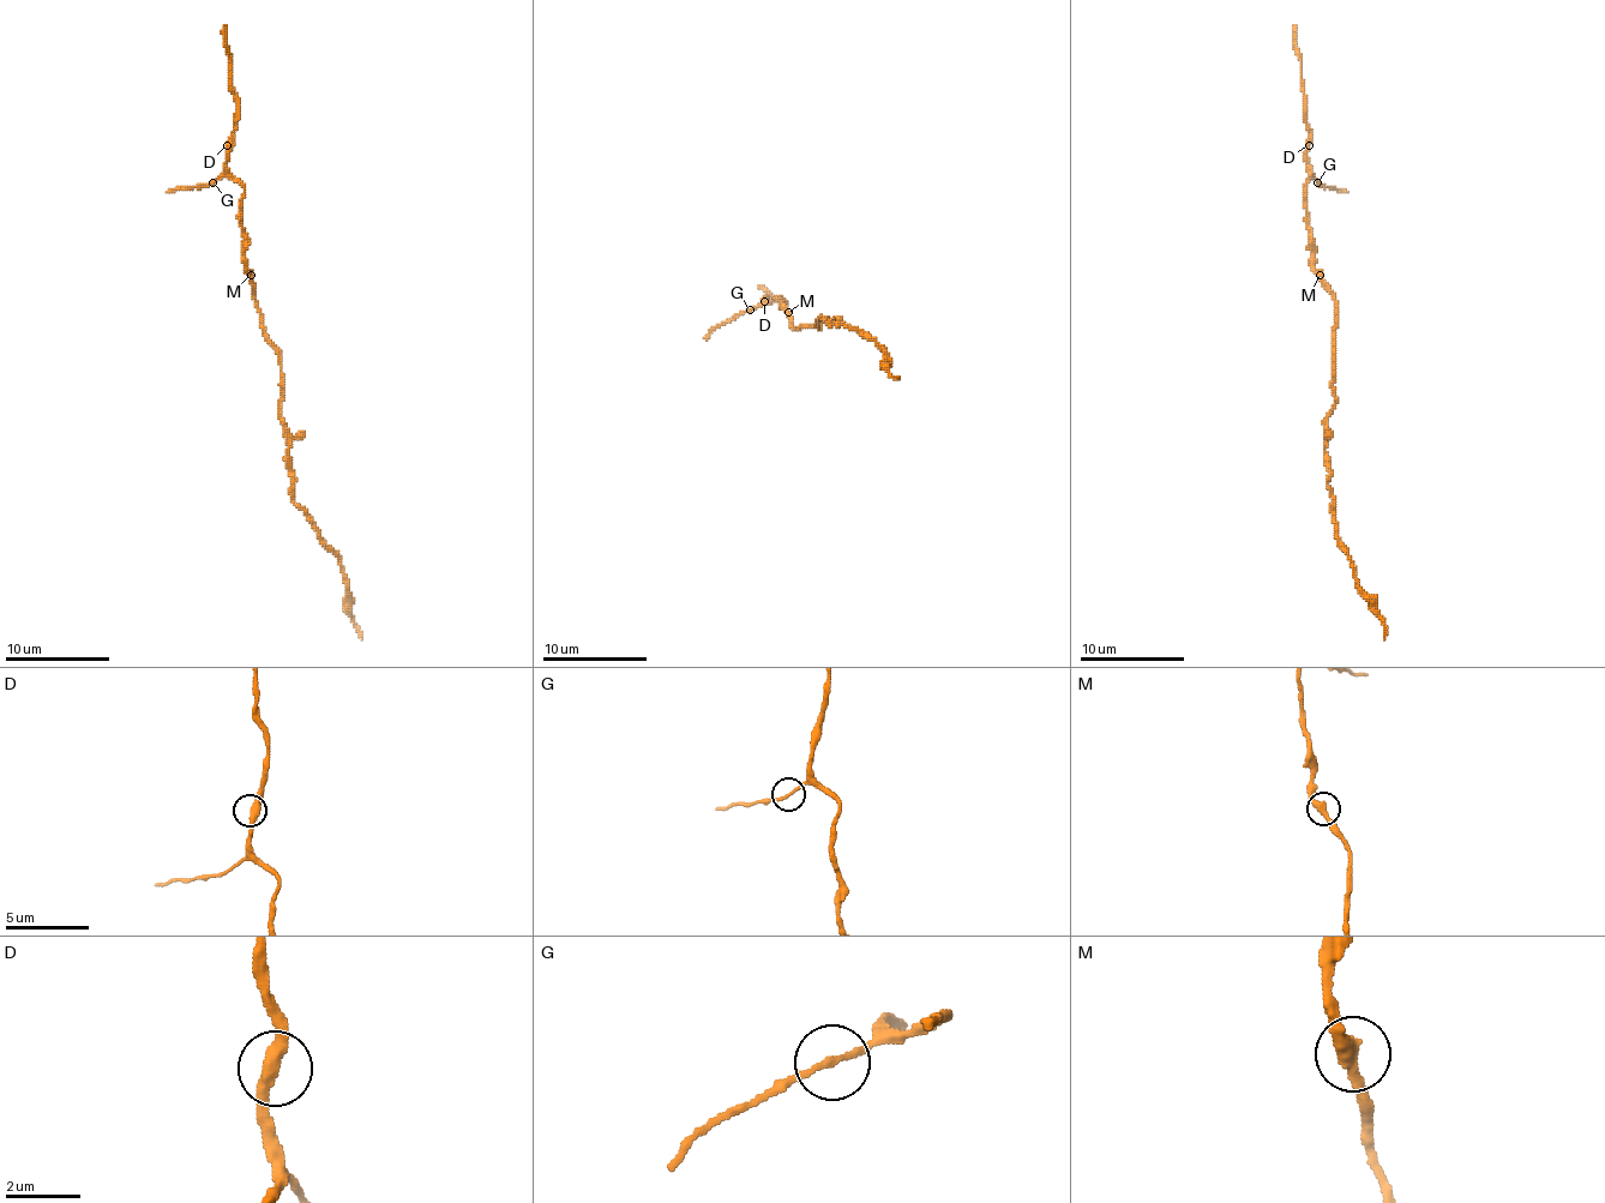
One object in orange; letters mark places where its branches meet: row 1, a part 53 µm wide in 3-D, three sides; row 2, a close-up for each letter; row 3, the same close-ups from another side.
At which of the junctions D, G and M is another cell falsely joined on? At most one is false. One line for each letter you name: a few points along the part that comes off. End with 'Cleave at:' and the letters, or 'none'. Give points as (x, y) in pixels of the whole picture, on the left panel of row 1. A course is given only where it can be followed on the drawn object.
Cleave at: none

